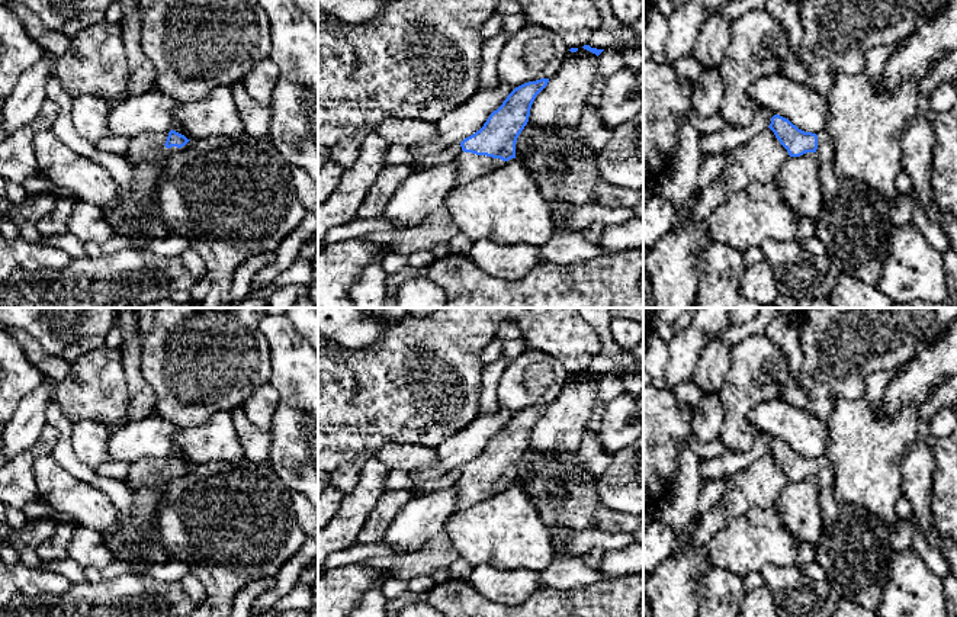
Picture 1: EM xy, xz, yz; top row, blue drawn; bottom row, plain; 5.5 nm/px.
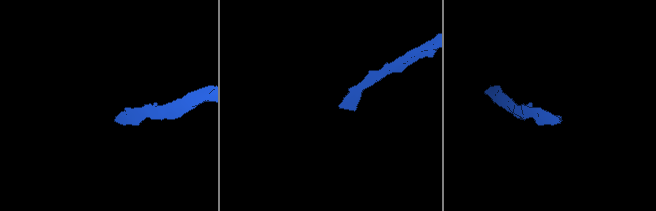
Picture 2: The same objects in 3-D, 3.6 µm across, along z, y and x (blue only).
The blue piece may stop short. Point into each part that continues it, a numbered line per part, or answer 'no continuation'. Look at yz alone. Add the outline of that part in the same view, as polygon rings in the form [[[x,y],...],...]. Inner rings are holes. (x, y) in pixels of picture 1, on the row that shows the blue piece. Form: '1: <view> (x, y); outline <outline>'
1: yz (854, 224); outline [[[826,131],[818,135],[818,177],[822,208],[815,235],[841,273],[879,287],[893,225],[892,205],[874,187],[835,171],[835,145]]]

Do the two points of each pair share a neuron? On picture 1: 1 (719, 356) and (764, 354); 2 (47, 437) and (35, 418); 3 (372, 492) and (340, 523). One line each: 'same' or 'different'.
1: different
2: different
3: same

